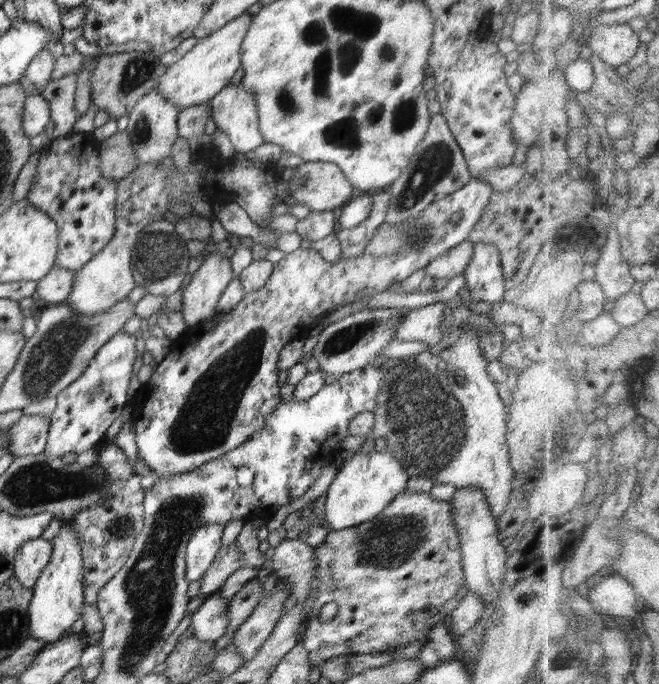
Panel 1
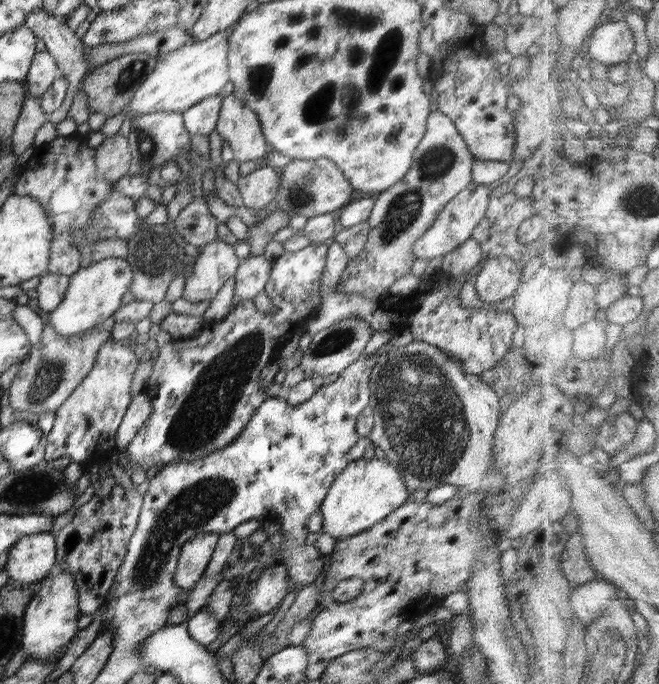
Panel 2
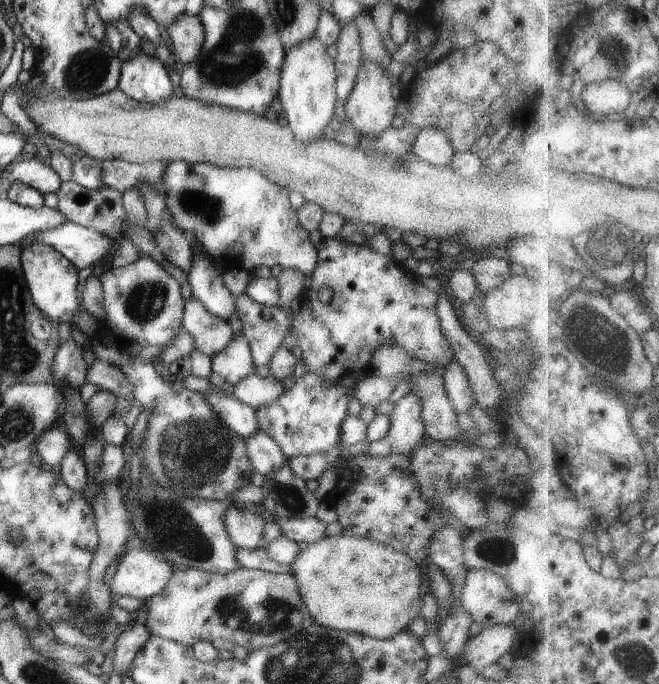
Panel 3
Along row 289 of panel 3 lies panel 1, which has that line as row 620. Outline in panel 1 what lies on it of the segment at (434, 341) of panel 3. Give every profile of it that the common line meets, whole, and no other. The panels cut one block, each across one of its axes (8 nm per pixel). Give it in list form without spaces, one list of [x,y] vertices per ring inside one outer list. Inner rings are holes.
[[[404,490],[404,492],[396,494],[396,498],[380,514],[368,519],[368,522],[362,522],[358,526],[352,526],[352,528],[344,530],[330,530],[324,543],[314,547],[314,559],[316,559],[316,570],[318,570],[318,573],[312,578],[310,591],[314,592],[315,601],[312,602],[312,608],[306,614],[306,623],[302,625],[303,633],[299,637],[299,642],[303,643],[304,650],[308,652],[312,667],[320,667],[330,658],[339,657],[340,655],[384,653],[402,646],[406,647],[415,640],[427,638],[433,628],[430,618],[436,616],[442,609],[442,606],[444,606],[444,603],[454,597],[460,590],[460,587],[464,585],[465,574],[462,570],[459,532],[454,522],[452,522],[452,503],[450,501],[436,500],[430,494],[421,491],[408,492]],[[328,602],[336,602],[336,606],[339,606],[339,609],[336,610],[336,616],[332,618],[332,621],[322,622],[318,616],[319,610]]]

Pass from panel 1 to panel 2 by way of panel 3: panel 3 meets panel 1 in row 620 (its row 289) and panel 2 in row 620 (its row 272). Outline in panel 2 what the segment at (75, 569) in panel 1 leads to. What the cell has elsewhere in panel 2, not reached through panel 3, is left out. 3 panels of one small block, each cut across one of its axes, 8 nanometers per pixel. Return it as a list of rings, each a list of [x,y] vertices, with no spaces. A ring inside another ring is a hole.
[[[57,562],[52,570],[49,570],[46,578],[39,581],[34,588],[34,595],[24,611],[22,649],[26,652],[26,661],[58,661],[79,631],[77,624],[81,610],[76,581],[71,570],[65,569]]]

